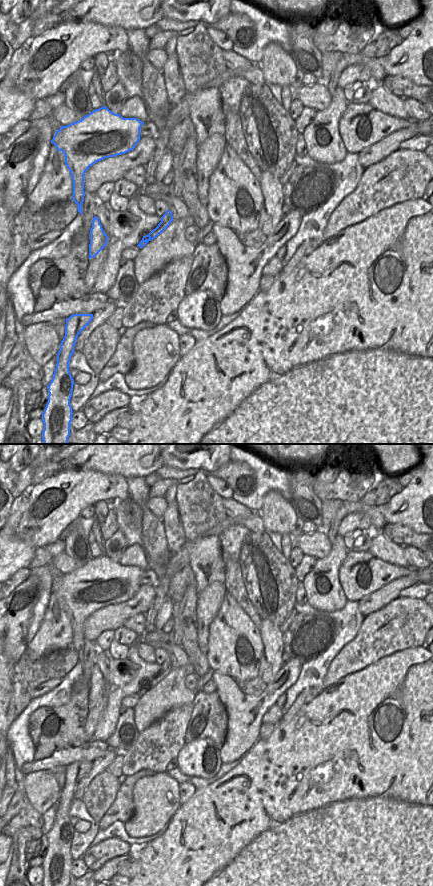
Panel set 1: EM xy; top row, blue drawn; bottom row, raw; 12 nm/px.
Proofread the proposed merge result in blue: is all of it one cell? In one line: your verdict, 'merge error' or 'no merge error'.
merge error

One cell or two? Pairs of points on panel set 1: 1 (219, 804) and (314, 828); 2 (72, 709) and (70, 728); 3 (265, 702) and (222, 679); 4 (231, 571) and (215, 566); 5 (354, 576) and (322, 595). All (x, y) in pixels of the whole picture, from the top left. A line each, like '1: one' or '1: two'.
1: one
2: one
3: one
4: two
5: two

